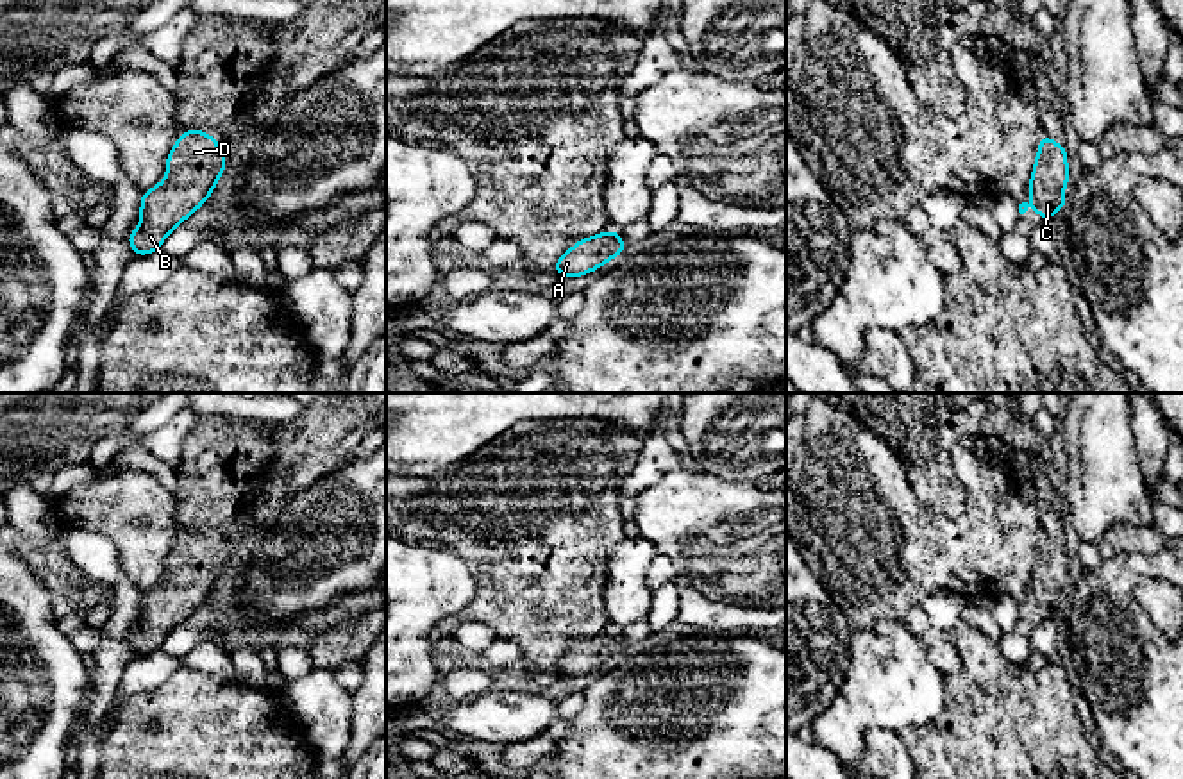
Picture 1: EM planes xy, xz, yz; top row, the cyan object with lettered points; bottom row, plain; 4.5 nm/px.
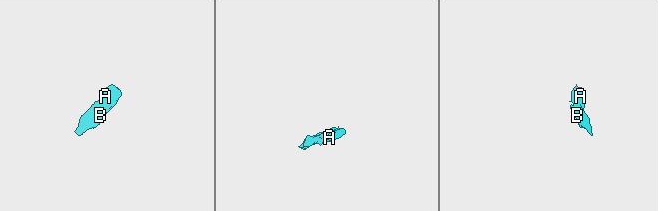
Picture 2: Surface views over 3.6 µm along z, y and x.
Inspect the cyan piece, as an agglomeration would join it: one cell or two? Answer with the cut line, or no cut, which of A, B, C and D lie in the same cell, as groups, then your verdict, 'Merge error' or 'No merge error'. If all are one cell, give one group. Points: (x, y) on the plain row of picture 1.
No split. Groups: A B C D. No merge error

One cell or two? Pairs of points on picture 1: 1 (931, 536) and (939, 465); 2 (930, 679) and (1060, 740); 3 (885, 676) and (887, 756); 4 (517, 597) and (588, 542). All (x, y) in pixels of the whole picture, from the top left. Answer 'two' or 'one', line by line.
1: two
2: two
3: two
4: one

